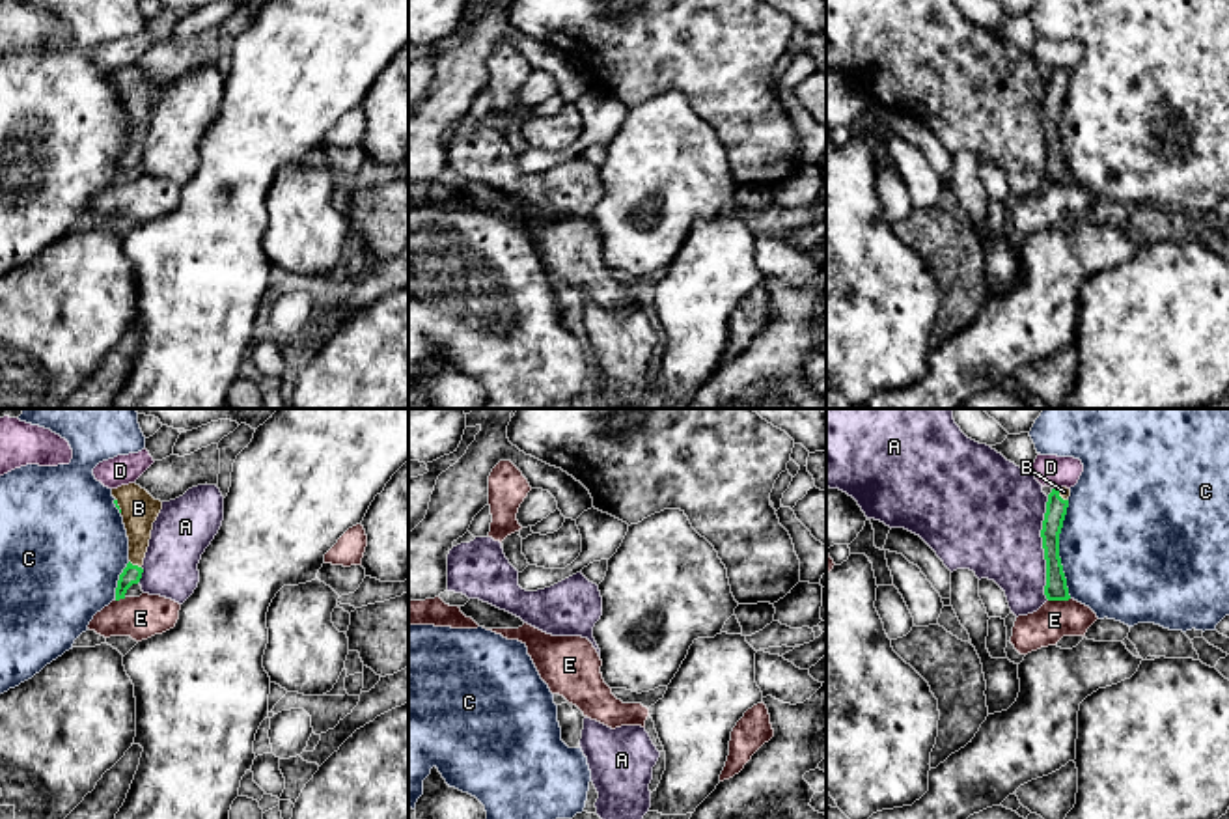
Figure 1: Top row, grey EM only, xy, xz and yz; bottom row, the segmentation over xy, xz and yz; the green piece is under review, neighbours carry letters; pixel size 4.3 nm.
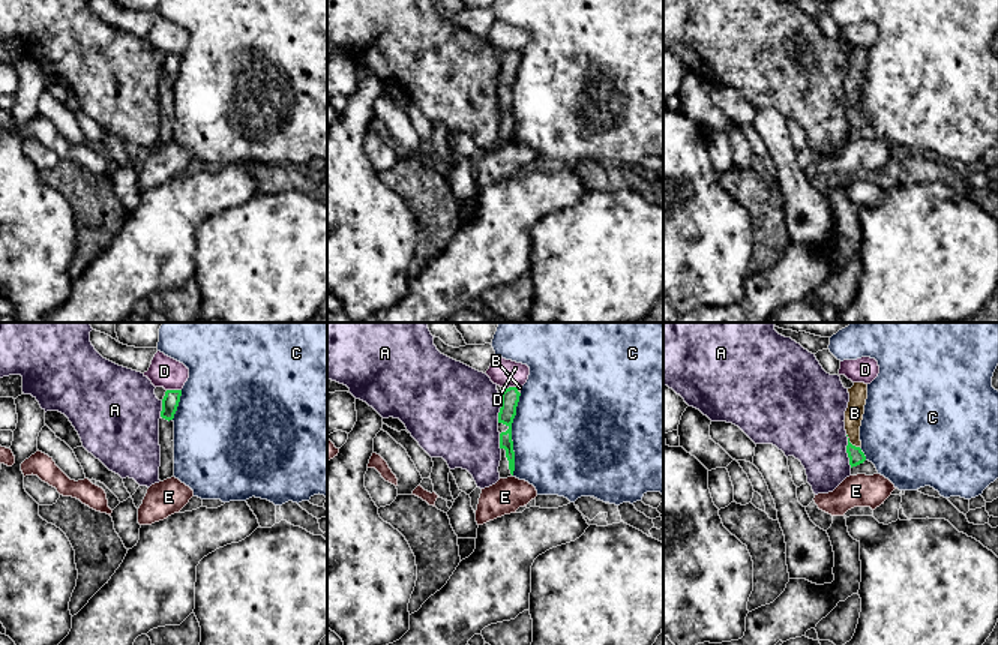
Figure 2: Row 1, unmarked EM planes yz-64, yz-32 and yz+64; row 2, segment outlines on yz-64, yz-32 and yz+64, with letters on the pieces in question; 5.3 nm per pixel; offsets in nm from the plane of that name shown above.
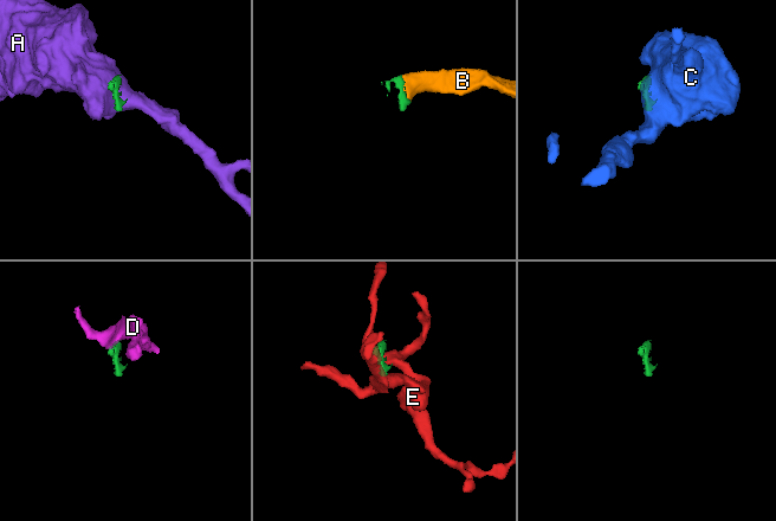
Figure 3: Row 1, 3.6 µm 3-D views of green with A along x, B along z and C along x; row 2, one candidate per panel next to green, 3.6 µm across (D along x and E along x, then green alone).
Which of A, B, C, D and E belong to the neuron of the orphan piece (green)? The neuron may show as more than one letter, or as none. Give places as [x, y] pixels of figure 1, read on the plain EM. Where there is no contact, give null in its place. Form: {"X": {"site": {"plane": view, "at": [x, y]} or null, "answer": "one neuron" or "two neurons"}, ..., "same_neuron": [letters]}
{"A": {"site": {"plane": "yz", "at": [1043, 129]}, "answer": "two neurons"}, "B": {"site": {"plane": "xy", "at": [135, 148]}, "answer": "one neuron"}, "C": {"site": {"plane": "yz", "at": [1058, 131]}, "answer": "two neurons"}, "D": {"site": {"plane": "yz", "at": [1054, 69]}, "answer": "two neurons"}, "E": {"site": {"plane": "yz", "at": [1058, 181]}, "answer": "two neurons"}, "same_neuron": ["B"]}

